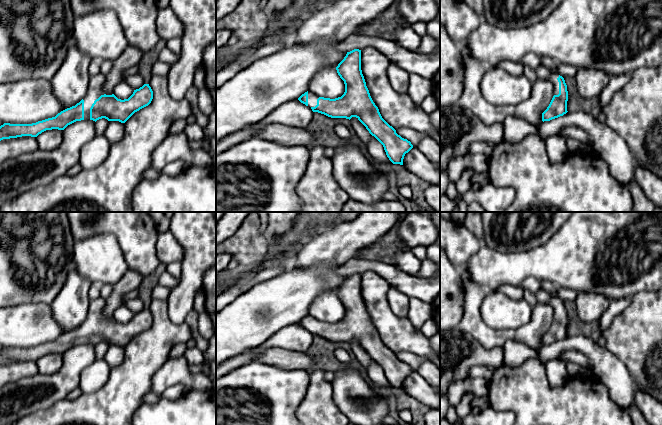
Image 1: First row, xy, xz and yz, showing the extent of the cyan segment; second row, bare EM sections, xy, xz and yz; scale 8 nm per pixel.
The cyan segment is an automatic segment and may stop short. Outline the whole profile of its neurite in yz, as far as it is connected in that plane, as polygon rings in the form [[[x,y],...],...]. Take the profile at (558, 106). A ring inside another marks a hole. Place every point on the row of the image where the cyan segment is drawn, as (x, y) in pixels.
[[[540,64],[536,69],[535,73],[537,79],[548,80],[553,84],[553,98],[542,113],[542,121],[550,121],[566,114],[568,91],[565,80],[558,73],[551,73],[543,64]]]

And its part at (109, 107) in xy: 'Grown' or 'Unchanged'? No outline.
Grown

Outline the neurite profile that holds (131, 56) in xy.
[[[128,45],[121,55],[112,62],[111,71],[105,76],[105,94],[112,95],[114,87],[124,80],[124,72],[139,64],[144,52],[137,47]]]

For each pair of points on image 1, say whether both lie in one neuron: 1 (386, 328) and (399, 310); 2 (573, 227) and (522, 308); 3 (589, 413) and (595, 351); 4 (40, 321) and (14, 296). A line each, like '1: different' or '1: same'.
1: different
2: different
3: different
4: different

